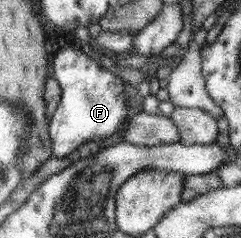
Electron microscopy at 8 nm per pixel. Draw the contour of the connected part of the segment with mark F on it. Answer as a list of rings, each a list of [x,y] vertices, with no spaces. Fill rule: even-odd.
[[[64,47],[53,58],[53,76],[61,87],[56,111],[49,118],[48,133],[52,143],[52,157],[69,159],[81,145],[102,138],[111,138],[127,123],[125,83],[117,75],[73,47]]]

